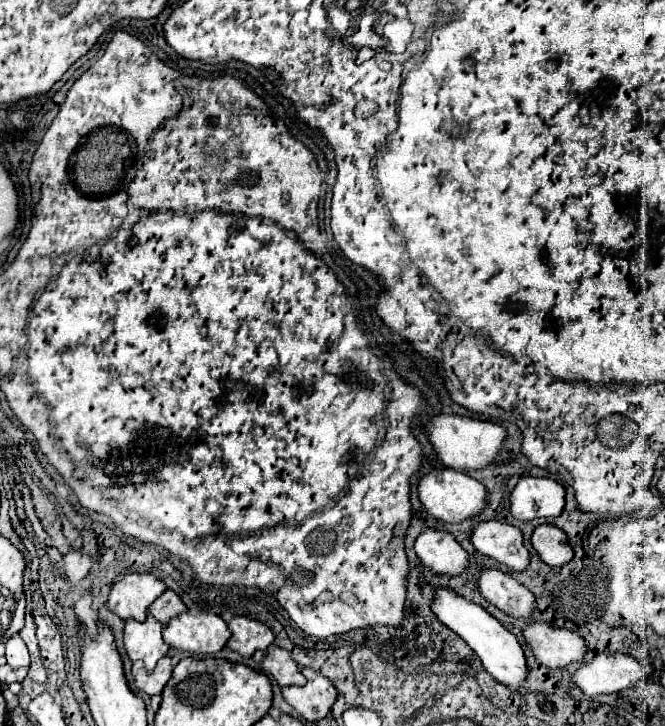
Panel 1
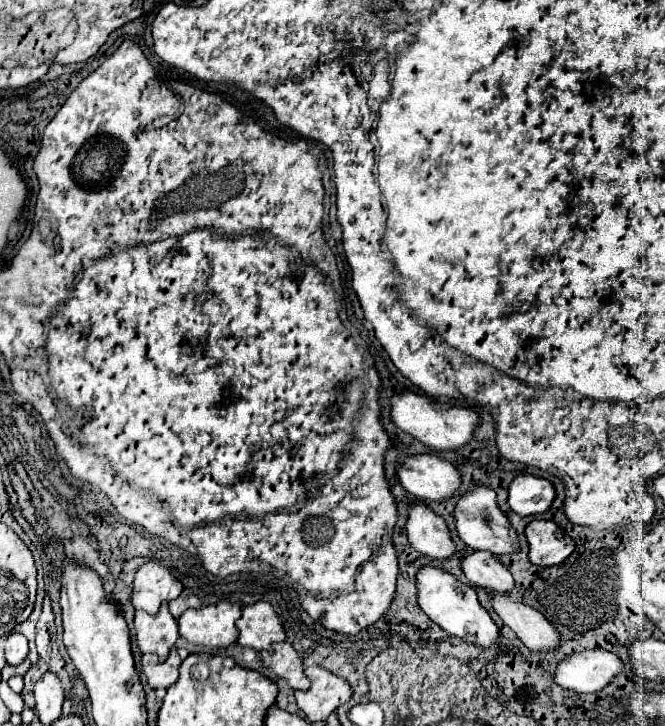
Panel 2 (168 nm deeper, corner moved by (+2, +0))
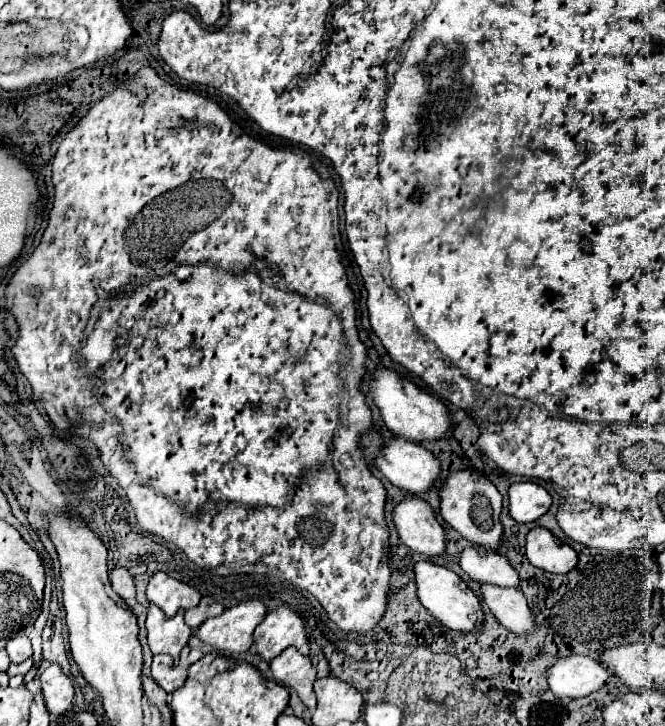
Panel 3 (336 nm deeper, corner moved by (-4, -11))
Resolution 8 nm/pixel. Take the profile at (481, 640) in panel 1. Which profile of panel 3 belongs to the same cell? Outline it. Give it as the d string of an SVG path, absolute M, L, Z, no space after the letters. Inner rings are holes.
M419 561L415 563L415 579L417 579L417 595L423 603L423 607L437 619L441 621L447 629L451 631L461 631L461 633L475 633L483 629L483 607L477 595L461 581L457 573L451 569L445 569L441 565L429 563L429 561Z

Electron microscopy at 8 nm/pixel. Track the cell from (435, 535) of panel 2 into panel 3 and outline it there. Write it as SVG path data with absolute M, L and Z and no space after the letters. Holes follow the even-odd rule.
M409 497L393 511L393 521L401 541L415 553L437 557L445 553L445 531L427 501Z

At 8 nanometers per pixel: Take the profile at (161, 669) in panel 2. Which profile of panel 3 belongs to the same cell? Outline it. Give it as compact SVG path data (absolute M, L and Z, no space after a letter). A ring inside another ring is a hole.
M185 647L181 651L179 663L175 665L171 655L155 655L153 657L153 665L151 665L151 677L157 681L157 685L161 689L165 689L167 693L173 693L175 689L183 687L185 679L187 679L187 669L189 669L189 661L187 661L189 649Z

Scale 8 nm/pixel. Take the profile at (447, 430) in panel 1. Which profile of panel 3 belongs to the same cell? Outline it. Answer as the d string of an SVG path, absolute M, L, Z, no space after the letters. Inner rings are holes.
M379 369L371 381L371 393L373 393L375 405L381 411L385 425L403 439L411 439L413 443L437 441L437 439L443 439L453 429L453 417L447 405L439 401L435 395L423 393L421 389L417 389L417 385L409 383L395 371Z

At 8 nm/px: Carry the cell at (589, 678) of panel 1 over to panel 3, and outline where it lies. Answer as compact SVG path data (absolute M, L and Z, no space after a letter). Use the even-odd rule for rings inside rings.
M571 655L567 659L559 659L547 675L549 689L559 699L579 699L599 691L611 673L607 669L587 657L587 655Z

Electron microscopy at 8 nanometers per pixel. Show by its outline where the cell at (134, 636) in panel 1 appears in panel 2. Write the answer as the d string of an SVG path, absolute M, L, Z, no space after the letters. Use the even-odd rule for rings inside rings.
M167 604L161 606L161 612L151 616L143 610L135 612L135 630L137 630L137 644L143 654L153 652L159 660L167 660L169 650L173 648L175 640L179 638L179 624L171 616Z

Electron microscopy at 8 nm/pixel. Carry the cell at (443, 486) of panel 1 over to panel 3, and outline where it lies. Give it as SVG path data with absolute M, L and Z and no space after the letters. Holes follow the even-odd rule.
M401 437L387 441L375 465L395 487L415 497L427 493L441 475L441 461L431 451Z

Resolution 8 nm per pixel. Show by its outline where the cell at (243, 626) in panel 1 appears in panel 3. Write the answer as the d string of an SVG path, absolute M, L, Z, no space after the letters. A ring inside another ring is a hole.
M289 607L269 611L265 619L257 625L253 639L255 639L257 655L265 661L275 659L287 647L295 647L299 653L307 655L307 647L309 647L303 623L299 615Z

